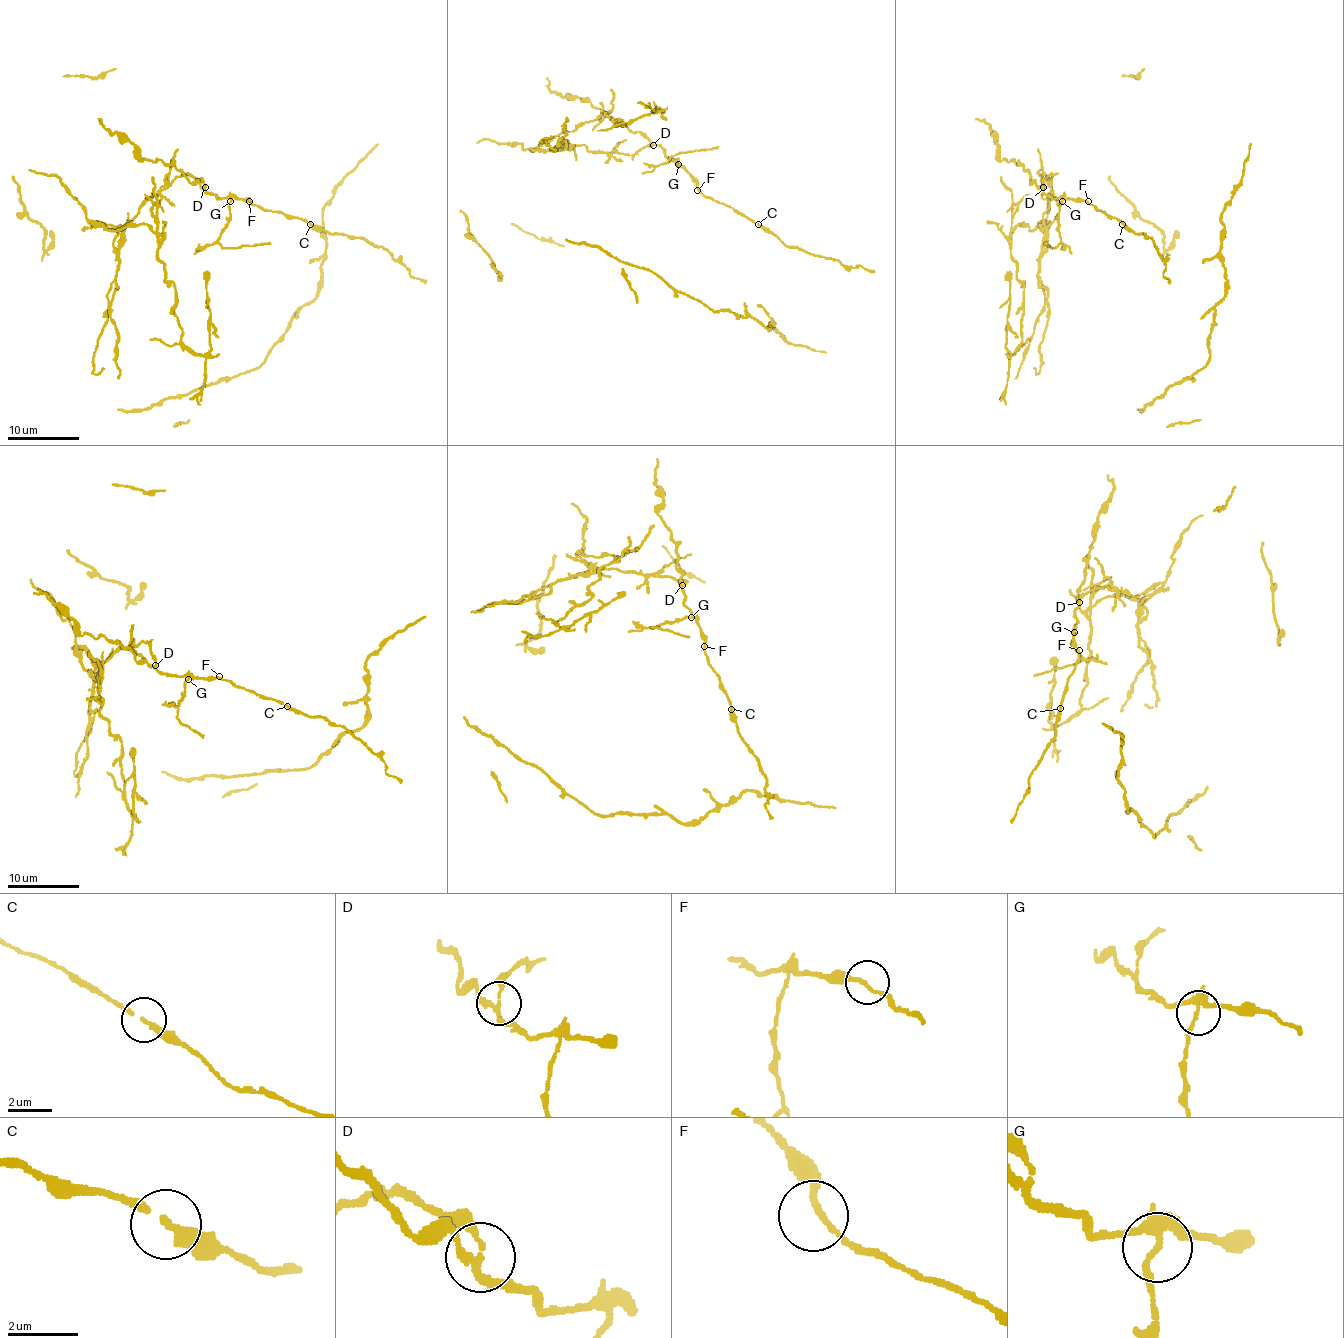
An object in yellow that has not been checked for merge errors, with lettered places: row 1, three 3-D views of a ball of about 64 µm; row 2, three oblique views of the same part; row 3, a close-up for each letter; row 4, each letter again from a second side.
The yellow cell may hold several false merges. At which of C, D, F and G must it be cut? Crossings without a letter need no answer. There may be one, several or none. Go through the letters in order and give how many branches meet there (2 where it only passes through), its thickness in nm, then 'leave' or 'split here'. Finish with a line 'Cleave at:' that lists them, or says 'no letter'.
C: branches 2; calibre 200 nm; leave
D: branches 3; calibre 180 nm; split here
F: branches 2; calibre 170 nm; leave
G: branches 3; calibre 220 nm; split here
Cleave at: D, G

